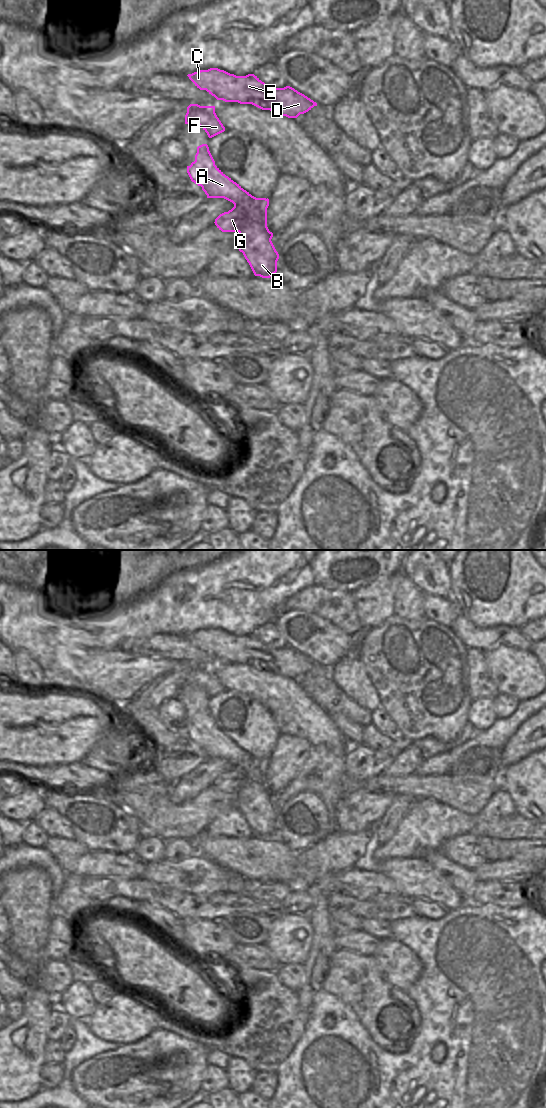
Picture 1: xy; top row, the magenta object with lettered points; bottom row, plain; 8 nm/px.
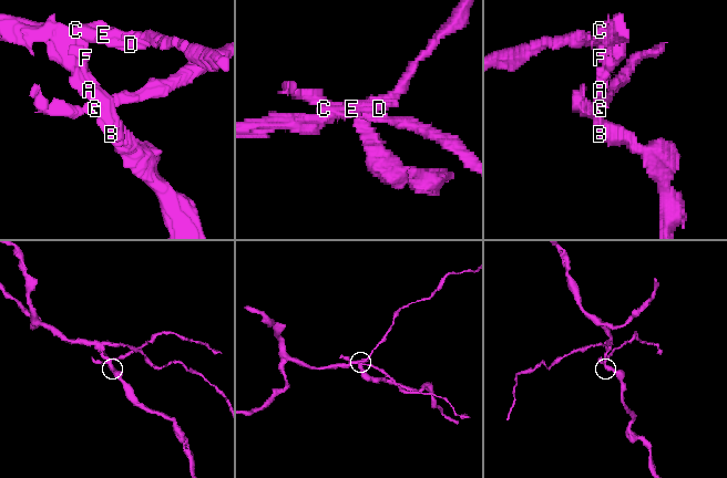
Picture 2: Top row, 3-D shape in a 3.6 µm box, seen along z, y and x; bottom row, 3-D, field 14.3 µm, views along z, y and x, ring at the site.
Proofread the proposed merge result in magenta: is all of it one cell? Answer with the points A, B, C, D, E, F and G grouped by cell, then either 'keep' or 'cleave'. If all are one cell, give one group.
A B C D E F / G; cleave

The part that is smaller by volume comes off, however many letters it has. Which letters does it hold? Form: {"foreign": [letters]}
{"foreign": ["G"]}

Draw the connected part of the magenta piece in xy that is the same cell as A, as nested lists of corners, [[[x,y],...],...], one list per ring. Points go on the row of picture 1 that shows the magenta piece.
[[[207,144],[197,147],[195,161],[187,166],[187,173],[192,182],[202,187],[207,198],[224,198],[234,204],[234,208],[244,208],[250,220],[239,231],[237,247],[243,253],[255,276],[270,278],[277,272],[279,254],[271,239],[273,233],[267,227],[267,205],[263,203],[266,198],[256,198],[244,190],[239,184],[226,176],[216,165]]]

